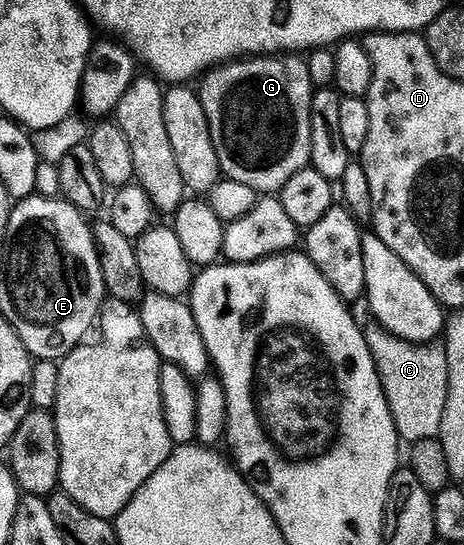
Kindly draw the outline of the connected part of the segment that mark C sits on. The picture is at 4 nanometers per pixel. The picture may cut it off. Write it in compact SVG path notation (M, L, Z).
M375 321L369 324L364 327L366 345L370 345L396 432L408 445L437 438L448 400L448 362L443 346L439 342L411 343L402 337L394 337L394 333Z

